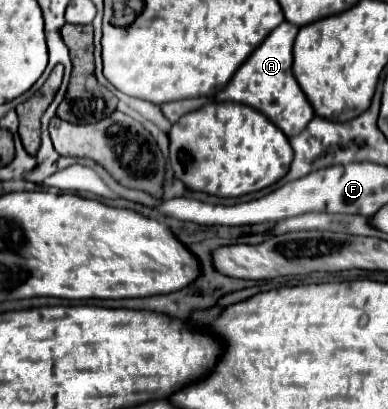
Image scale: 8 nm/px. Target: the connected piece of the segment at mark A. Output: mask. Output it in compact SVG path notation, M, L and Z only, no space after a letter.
M280 23L248 57L248 61L234 73L230 83L216 95L216 101L234 101L254 107L256 111L264 113L272 123L276 123L276 127L280 127L284 135L298 135L308 125L308 119L314 117L314 111L292 75L292 45L296 33L298 29L292 23Z

